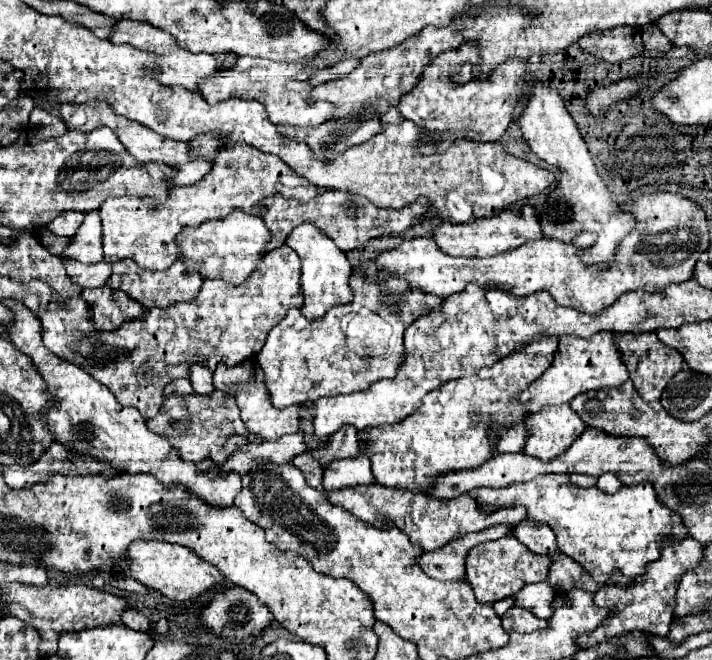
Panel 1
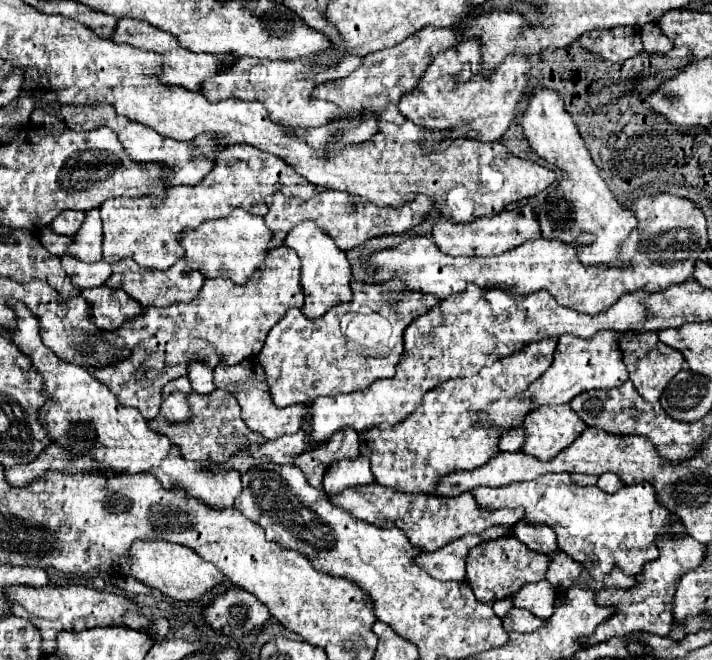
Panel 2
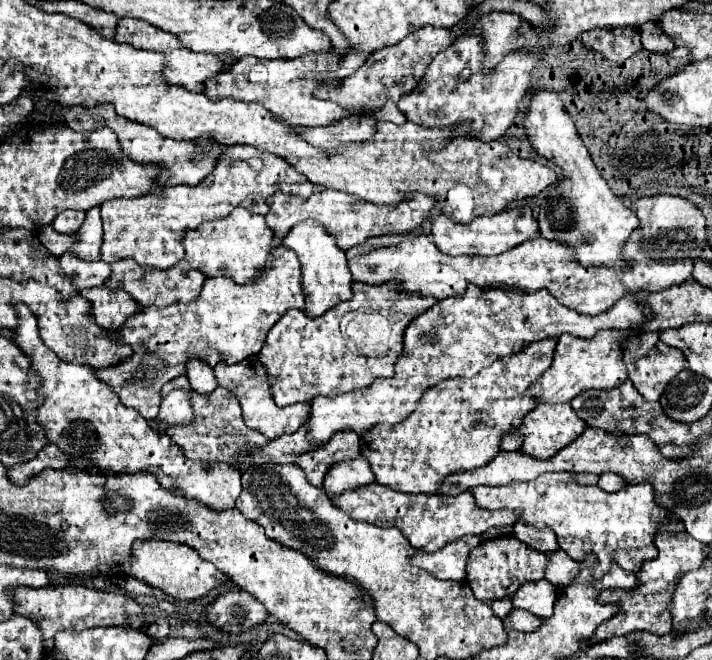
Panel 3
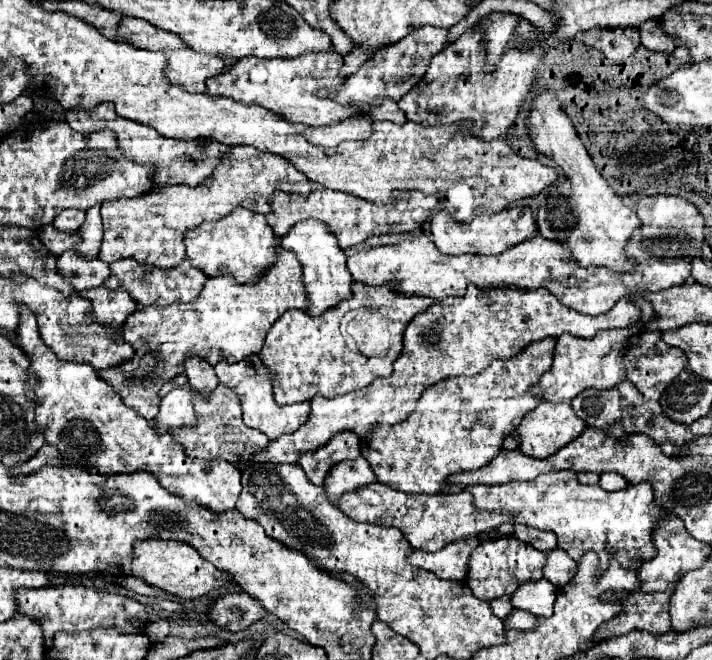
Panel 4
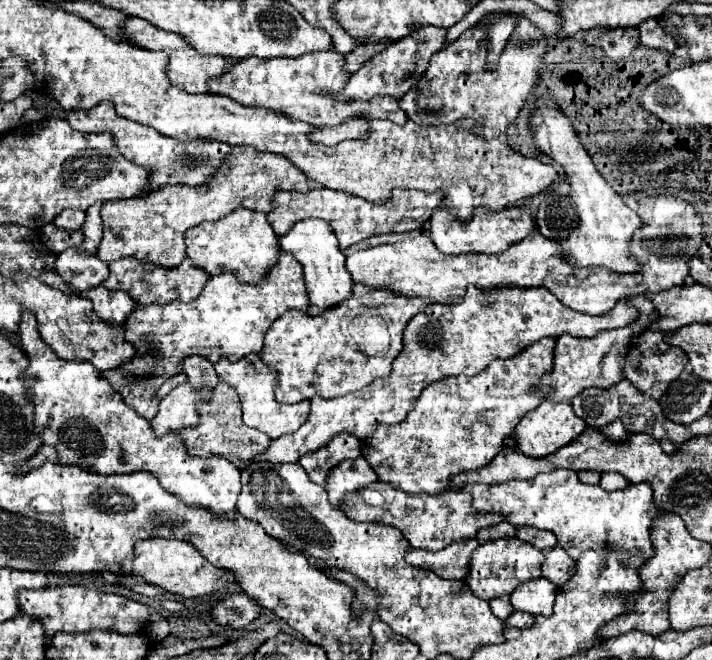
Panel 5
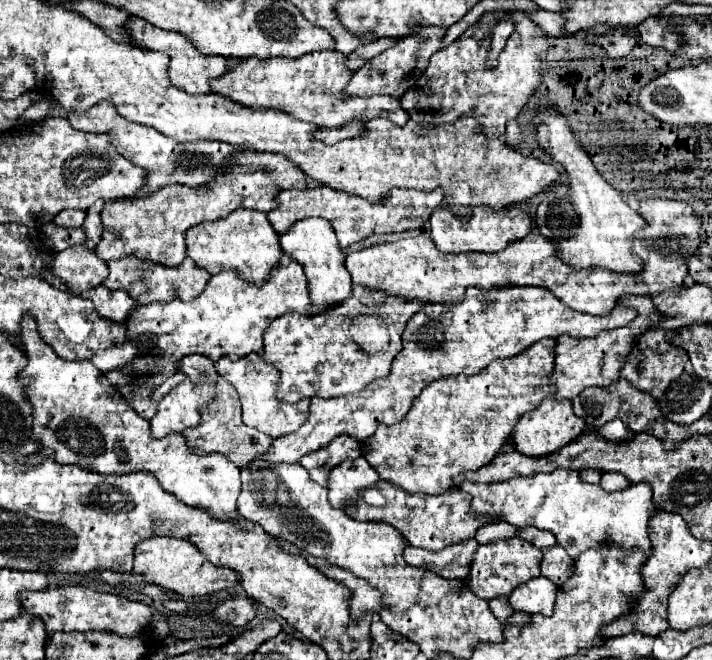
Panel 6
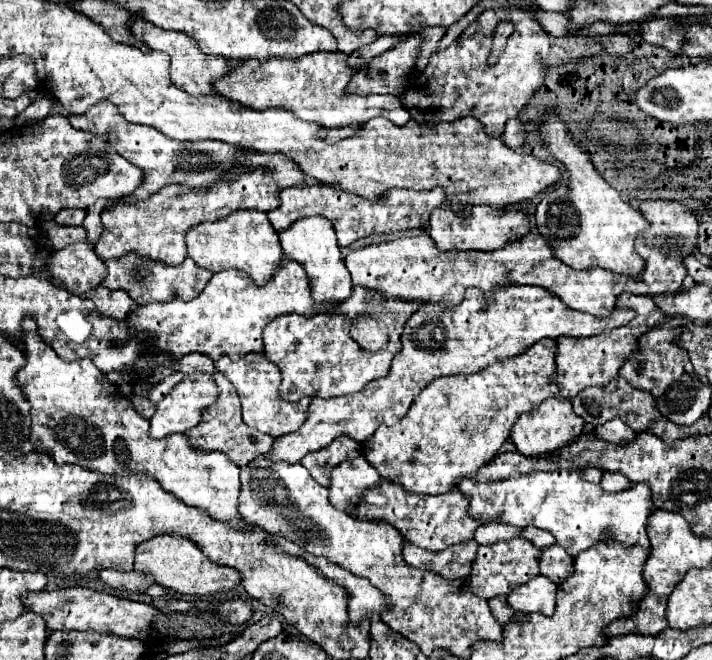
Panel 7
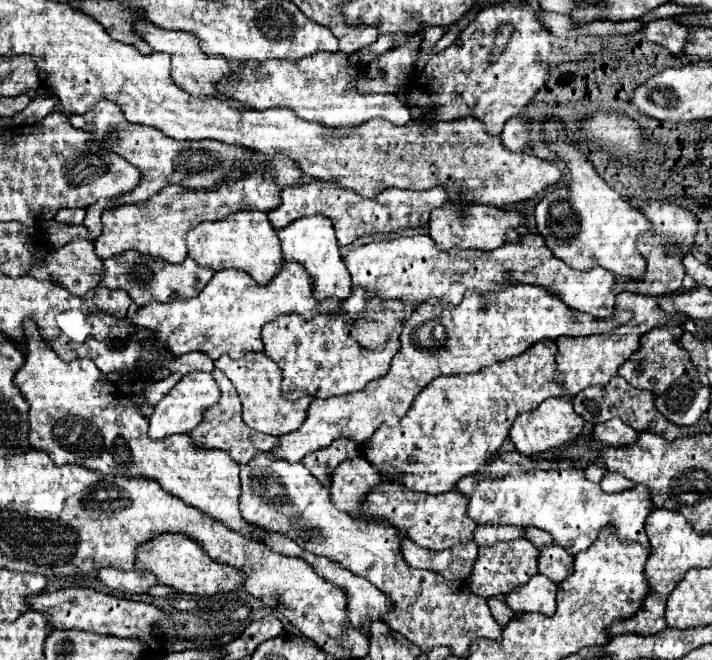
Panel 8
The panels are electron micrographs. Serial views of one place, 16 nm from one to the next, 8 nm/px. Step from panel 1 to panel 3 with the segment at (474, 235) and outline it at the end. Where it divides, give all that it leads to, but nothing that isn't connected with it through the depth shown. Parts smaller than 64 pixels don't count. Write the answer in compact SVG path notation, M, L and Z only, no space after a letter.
M530 206L502 210L494 216L478 216L470 224L458 224L446 214L438 212L432 224L432 242L436 242L440 252L450 256L494 256L538 236L540 236L540 228L536 224L536 218Z

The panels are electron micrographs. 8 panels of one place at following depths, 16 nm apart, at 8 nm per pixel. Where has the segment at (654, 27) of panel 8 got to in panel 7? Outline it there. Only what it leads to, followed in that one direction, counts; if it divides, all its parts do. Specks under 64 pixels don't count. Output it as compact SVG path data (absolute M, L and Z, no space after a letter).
M650 18L640 24L642 40L652 46L662 46L676 54L684 44L684 30L672 24L670 18Z

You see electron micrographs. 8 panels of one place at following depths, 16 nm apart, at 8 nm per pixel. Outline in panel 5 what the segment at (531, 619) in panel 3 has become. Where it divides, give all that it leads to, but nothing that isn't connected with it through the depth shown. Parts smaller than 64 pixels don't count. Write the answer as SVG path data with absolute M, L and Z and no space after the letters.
M514 610L504 622L506 628L520 628L520 630L522 628L532 628L532 624L534 624L534 616L528 614L528 612L520 612L520 610Z

